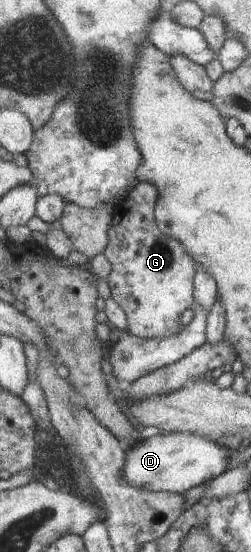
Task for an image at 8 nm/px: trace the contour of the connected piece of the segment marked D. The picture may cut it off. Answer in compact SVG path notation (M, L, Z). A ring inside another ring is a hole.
M155 432L151 437L143 438L142 441L135 443L127 450L126 455L123 474L125 474L127 482L135 488L143 488L143 490L151 490L151 492L187 492L199 484L205 484L222 475L229 470L229 462L231 462L231 449L219 446L214 440L191 433L158 434Z

